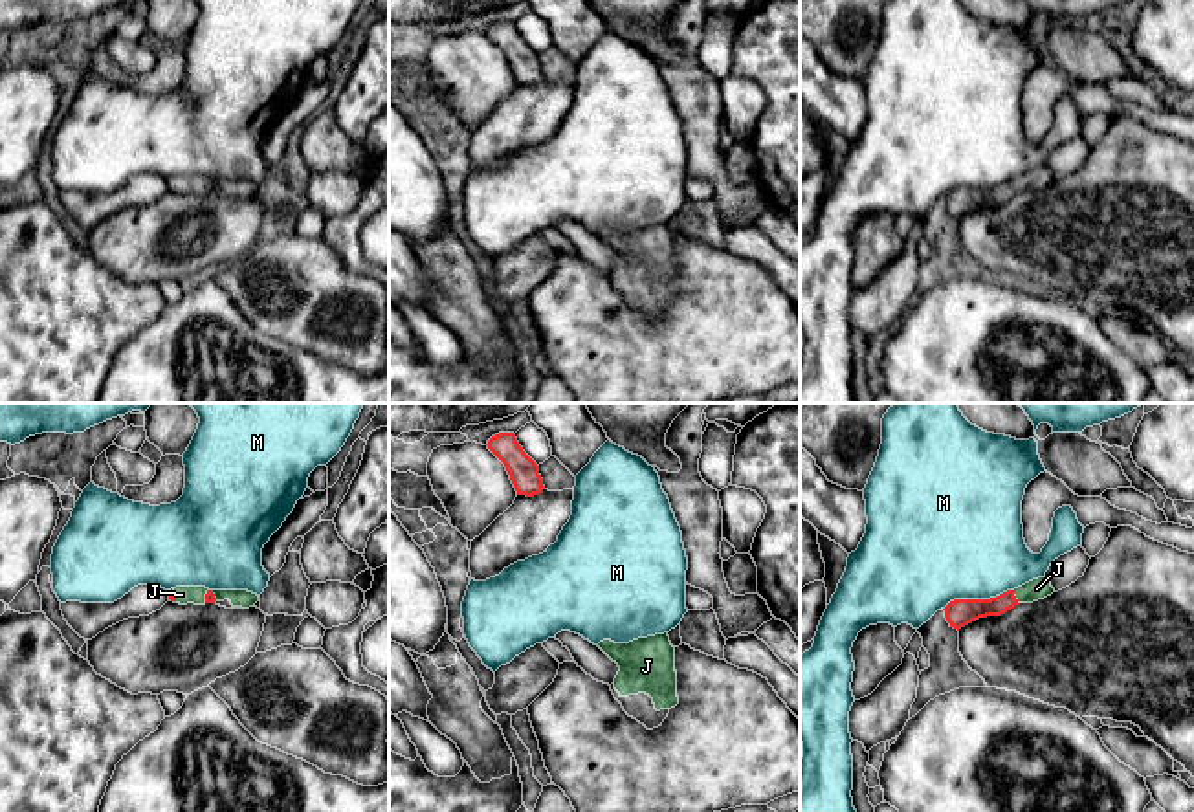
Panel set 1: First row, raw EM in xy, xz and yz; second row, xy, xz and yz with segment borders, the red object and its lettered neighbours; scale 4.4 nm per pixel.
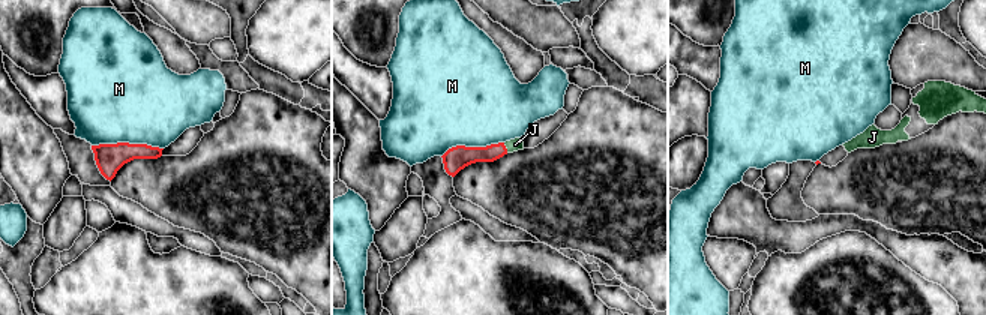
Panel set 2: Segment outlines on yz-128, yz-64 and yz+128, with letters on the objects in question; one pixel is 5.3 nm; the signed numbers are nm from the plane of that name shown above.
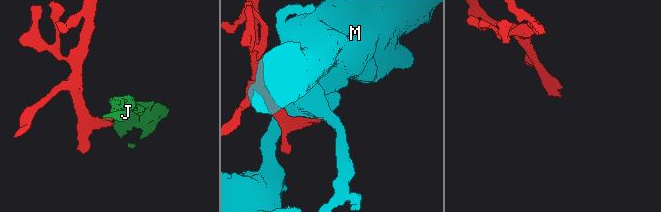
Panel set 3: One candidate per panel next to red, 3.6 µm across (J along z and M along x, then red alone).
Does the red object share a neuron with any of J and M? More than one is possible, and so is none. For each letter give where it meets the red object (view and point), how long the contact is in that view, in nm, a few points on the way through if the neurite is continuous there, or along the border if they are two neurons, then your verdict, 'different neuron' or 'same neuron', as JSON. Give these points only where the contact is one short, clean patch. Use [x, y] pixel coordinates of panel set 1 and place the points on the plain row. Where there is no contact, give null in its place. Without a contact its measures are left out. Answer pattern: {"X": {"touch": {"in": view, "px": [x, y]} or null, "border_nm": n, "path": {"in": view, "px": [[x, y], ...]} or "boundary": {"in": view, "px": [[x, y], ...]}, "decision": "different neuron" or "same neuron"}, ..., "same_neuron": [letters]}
{"J": {"touch": {"in": "yz", "px": [1015, 186]}, "border_nm": 60, "path": {"in": "yz", "px": [[961, 202], [996, 197], [1015, 186], [1037, 178]]}, "decision": "same neuron"}, "M": {"touch": {"in": "yz", "px": [978, 189]}, "border_nm": 320, "decision": "different neuron"}, "same_neuron": ["J"]}

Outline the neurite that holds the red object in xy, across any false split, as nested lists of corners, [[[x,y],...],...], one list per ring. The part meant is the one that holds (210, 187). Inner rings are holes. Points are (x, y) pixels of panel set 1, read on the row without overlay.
[[[176,176],[167,180],[169,189],[180,194],[205,194],[229,189],[233,196],[255,196],[259,185],[248,180],[209,180],[205,176]]]

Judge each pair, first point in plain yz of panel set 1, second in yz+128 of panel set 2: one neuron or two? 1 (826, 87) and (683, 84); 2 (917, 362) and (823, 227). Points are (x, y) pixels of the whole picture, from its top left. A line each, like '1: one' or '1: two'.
1: two
2: two

